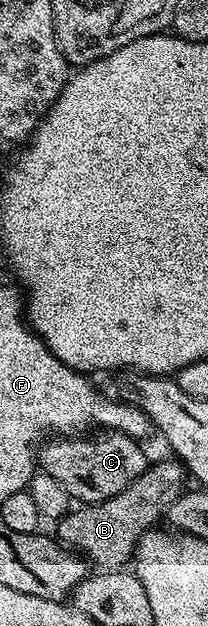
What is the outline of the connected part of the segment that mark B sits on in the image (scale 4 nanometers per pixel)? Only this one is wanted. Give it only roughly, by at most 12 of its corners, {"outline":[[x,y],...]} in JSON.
{"outline":[[176,459],[119,495],[66,513],[56,540],[102,570],[134,560],[141,536],[186,492]]}

